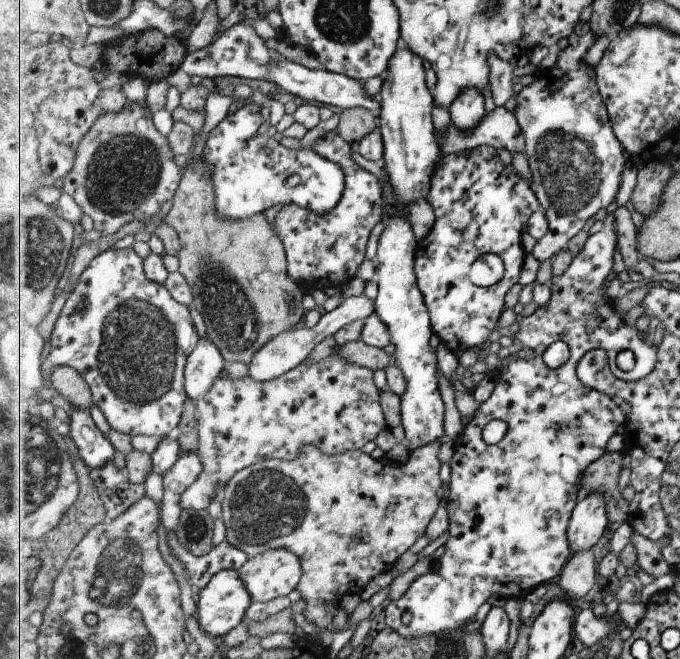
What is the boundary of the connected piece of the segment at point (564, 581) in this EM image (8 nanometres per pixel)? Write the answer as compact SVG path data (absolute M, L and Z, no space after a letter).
M592 549L583 553L575 553L565 565L557 583L564 596L581 605L581 600L586 597L597 580L598 562Z

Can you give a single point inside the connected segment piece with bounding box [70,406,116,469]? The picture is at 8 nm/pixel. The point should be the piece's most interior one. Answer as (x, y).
(95, 447)

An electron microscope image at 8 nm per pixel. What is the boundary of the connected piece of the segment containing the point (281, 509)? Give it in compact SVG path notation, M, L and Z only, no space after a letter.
M441 442L428 444L423 448L410 452L409 459L404 464L394 464L386 458L375 459L373 456L363 452L363 450L354 450L348 453L340 455L329 456L322 451L321 448L315 445L304 446L303 452L295 460L288 461L285 459L264 459L257 461L253 466L240 470L232 479L231 482L224 488L224 492L221 498L221 504L223 506L223 522L226 528L226 540L231 545L244 550L250 557L256 557L263 554L268 550L273 549L287 549L294 552L297 557L301 559L303 571L300 585L297 591L301 594L301 598L305 600L307 606L303 613L305 617L314 622L319 628L326 629L339 608L341 608L342 598L349 593L360 592L369 586L369 582L373 578L377 578L381 572L387 572L391 566L408 552L409 548L421 538L421 536L427 536L428 526L435 516L435 513L439 510L440 506L444 504L445 500L443 494L443 482L441 482L441 476L439 476L439 470L441 470L441 460L439 460L439 448L441 448Z

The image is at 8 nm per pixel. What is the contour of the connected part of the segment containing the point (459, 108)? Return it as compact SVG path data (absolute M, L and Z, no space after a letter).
M465 89L450 106L452 122L462 131L474 131L485 118L485 96L481 89Z

